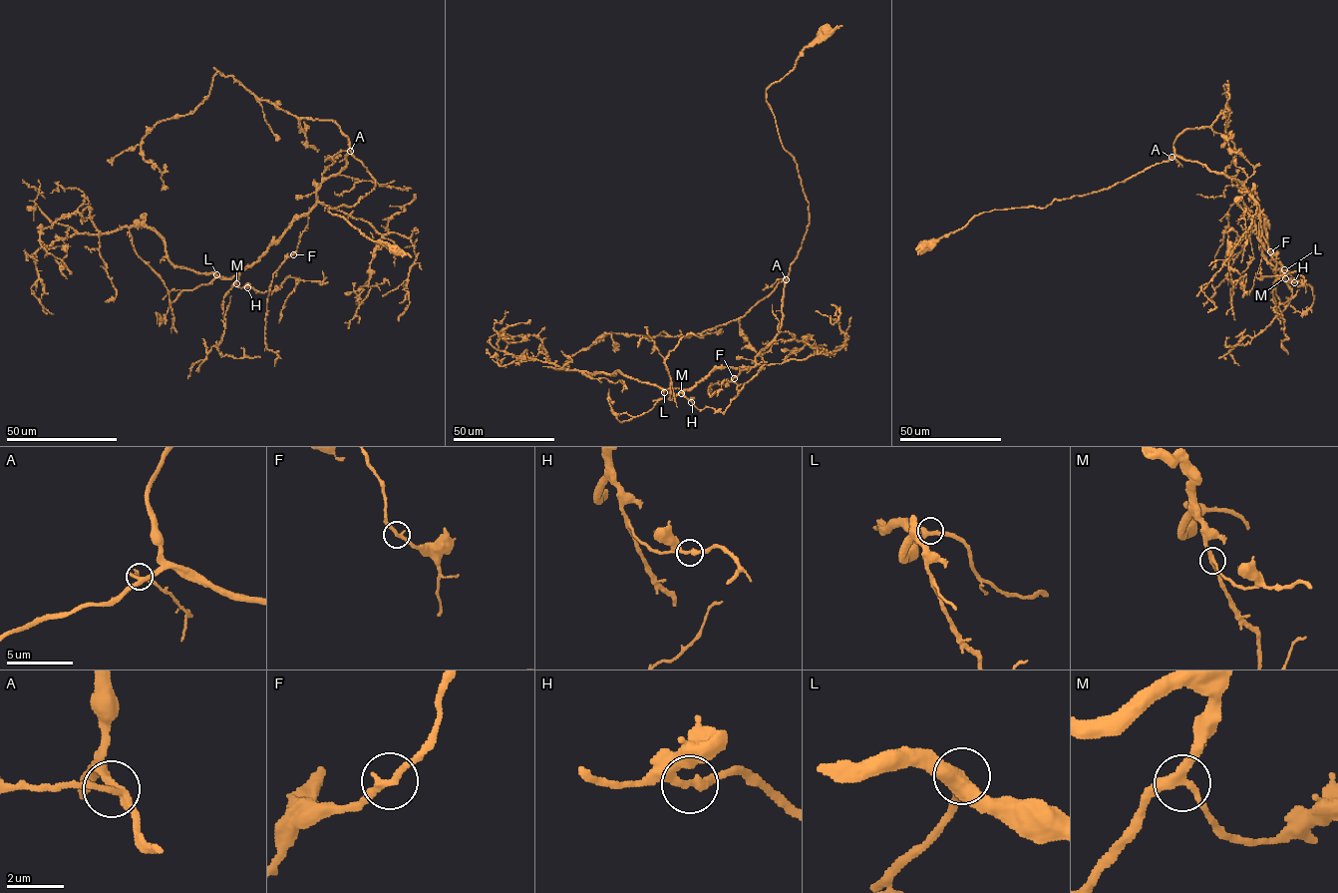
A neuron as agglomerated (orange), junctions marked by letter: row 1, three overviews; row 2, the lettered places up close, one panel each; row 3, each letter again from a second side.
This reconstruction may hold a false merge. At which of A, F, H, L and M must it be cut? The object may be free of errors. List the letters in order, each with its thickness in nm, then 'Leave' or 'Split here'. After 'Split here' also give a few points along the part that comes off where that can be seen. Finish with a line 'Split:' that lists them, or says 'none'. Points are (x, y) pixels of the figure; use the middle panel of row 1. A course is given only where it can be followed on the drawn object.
A: Thickness 220 nm. Leave
F: Thickness 240 nm. Leave
H: Thickness 280 nm. Leave
L: Thickness 440 nm. Leave
M: Thickness 280 nm. Leave
Split: none

